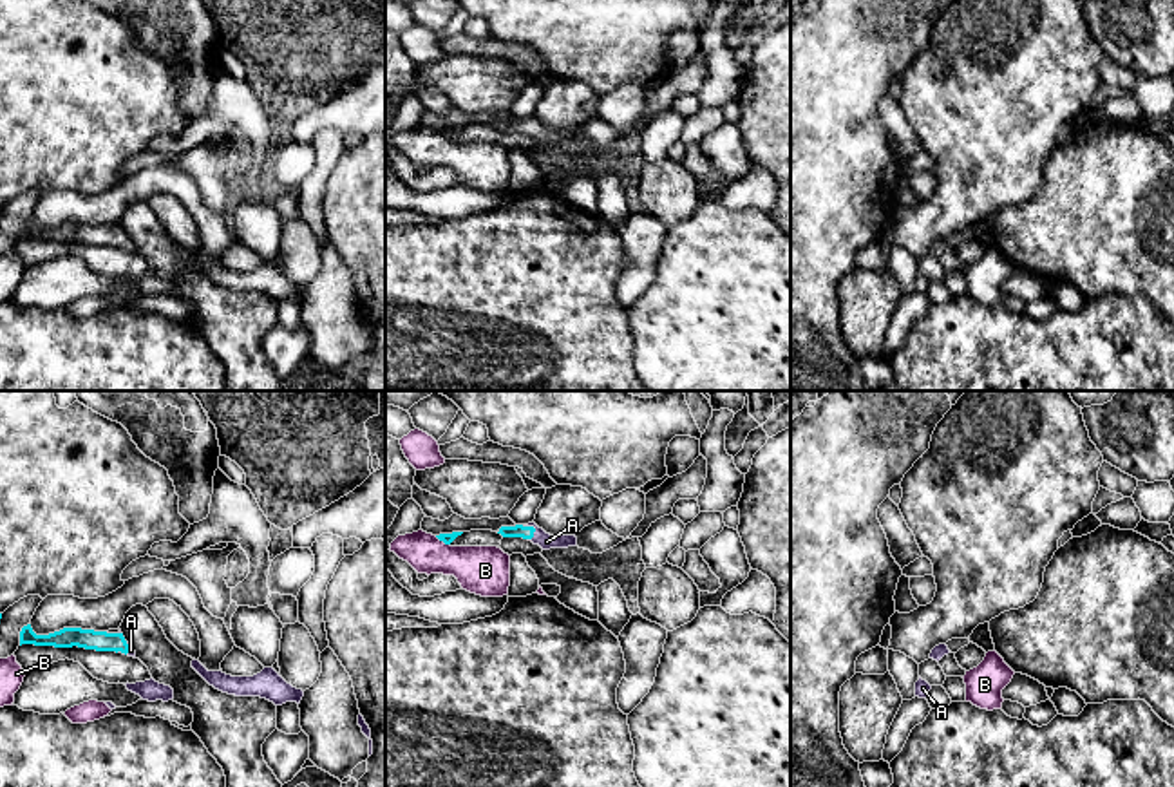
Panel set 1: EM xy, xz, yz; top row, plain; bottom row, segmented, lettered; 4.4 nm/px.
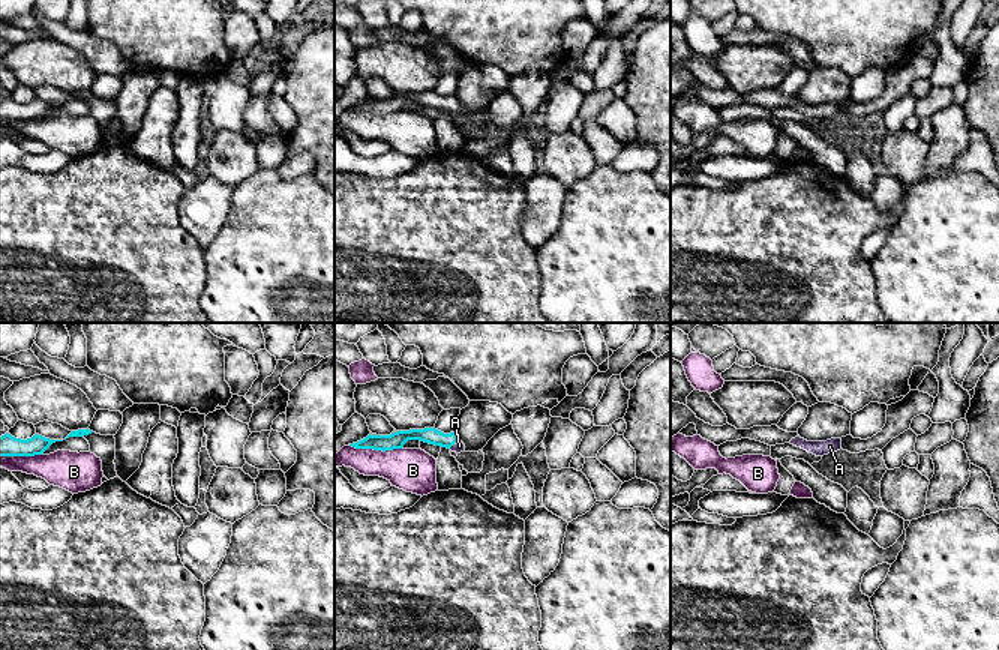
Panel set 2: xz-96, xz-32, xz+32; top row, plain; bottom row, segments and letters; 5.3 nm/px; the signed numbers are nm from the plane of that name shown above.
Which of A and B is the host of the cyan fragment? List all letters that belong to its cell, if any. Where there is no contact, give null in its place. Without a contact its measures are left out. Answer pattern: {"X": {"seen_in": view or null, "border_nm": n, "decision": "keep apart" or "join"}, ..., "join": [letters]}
{"A": {"seen_in": "xz", "border_nm": 80, "decision": "join"}, "B": {"seen_in": "xz", "border_nm": 80, "decision": "keep apart"}, "join": ["A"]}

